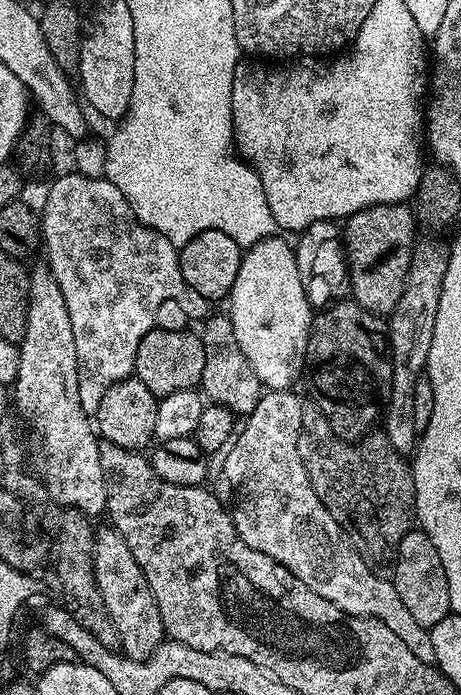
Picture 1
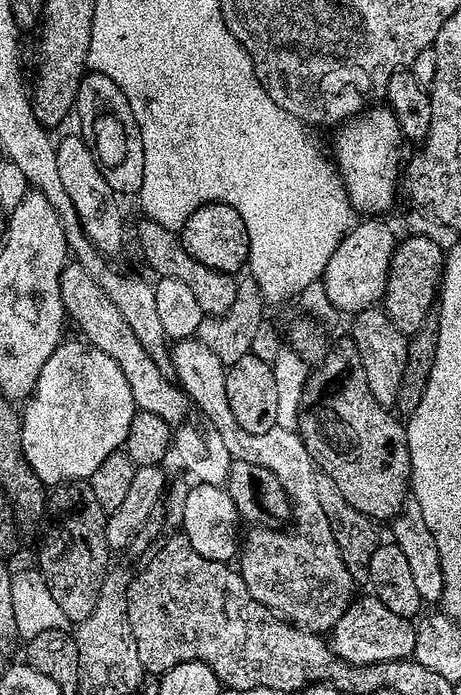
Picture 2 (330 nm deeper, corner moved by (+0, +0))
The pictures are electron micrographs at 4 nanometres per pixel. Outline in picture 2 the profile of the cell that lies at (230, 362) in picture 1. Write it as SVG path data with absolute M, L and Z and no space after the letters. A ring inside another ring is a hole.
M147 218L141 221L136 228L136 236L140 239L140 252L144 255L145 262L156 271L155 275L178 278L178 282L190 286L194 298L198 298L199 305L206 316L221 316L226 313L234 303L239 281L231 273L212 270L190 258L190 254L186 254L182 246L179 235L173 229Z

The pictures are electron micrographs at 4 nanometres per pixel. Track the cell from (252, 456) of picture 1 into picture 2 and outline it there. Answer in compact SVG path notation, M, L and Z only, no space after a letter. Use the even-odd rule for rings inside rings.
M198 339L177 340L170 348L170 364L176 367L175 379L184 394L193 405L200 407L201 417L222 434L222 442L226 442L226 450L230 450L233 460L258 462L258 466L266 466L282 482L286 494L292 503L292 519L290 526L283 530L256 526L252 532L243 537L242 551L238 556L238 571L246 582L246 590L262 606L276 613L277 616L291 622L295 627L306 632L324 634L331 630L335 623L347 610L354 599L352 587L354 581L350 570L346 570L346 562L342 562L342 554L338 550L338 542L334 542L334 532L326 514L322 514L322 506L318 503L316 489L317 469L314 467L310 454L302 442L299 431L291 428L275 427L266 430L266 434L250 434L234 422L234 414L230 414L230 402L226 402L226 386L224 373L226 365L219 360L217 354L211 353Z

